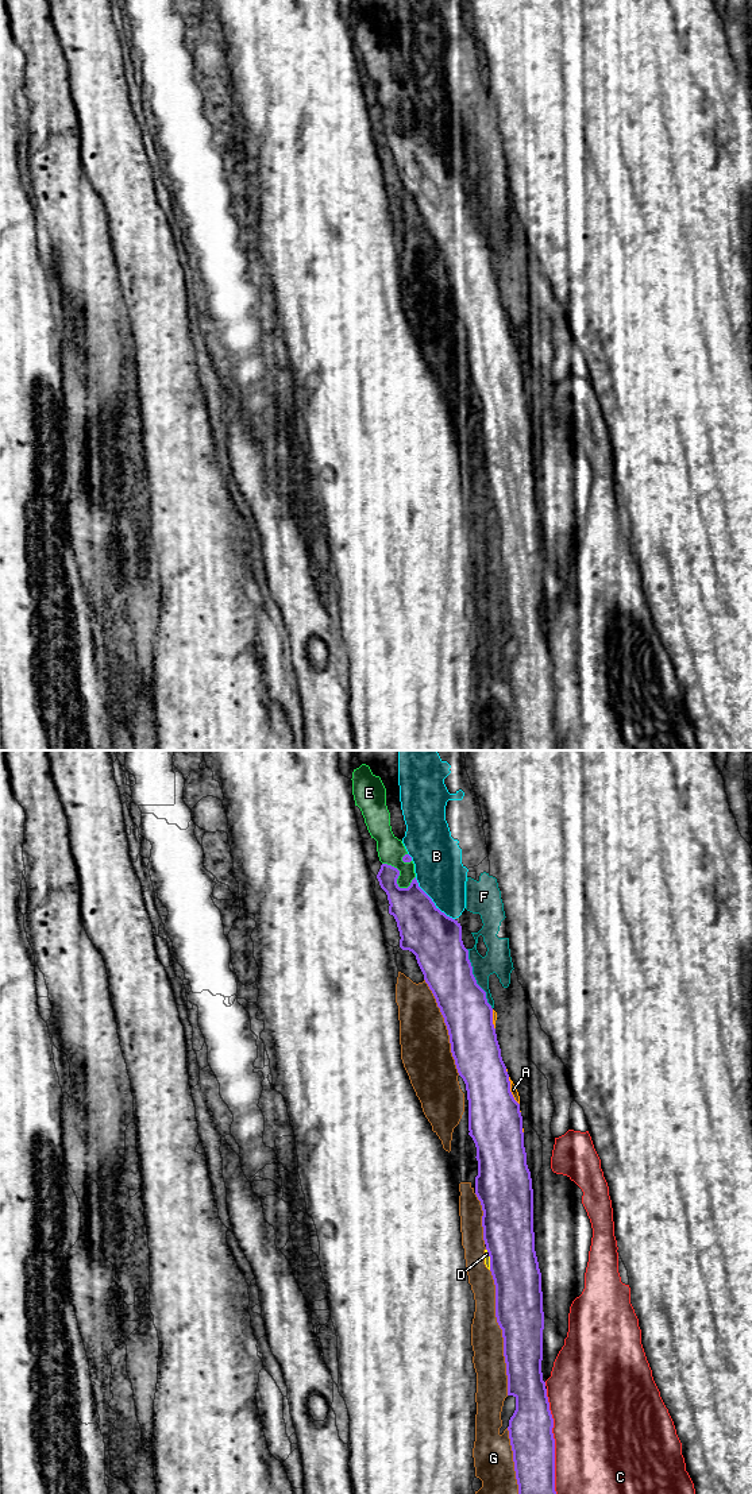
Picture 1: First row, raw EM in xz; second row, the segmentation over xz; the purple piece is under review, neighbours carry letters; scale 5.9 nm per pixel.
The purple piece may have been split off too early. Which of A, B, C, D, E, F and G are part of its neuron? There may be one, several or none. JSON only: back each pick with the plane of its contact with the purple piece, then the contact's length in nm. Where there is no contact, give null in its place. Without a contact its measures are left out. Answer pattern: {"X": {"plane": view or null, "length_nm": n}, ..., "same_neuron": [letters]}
{"same_neuron": []}

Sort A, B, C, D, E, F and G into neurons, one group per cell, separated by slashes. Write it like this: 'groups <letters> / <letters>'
groups A B F / C / D E / G

